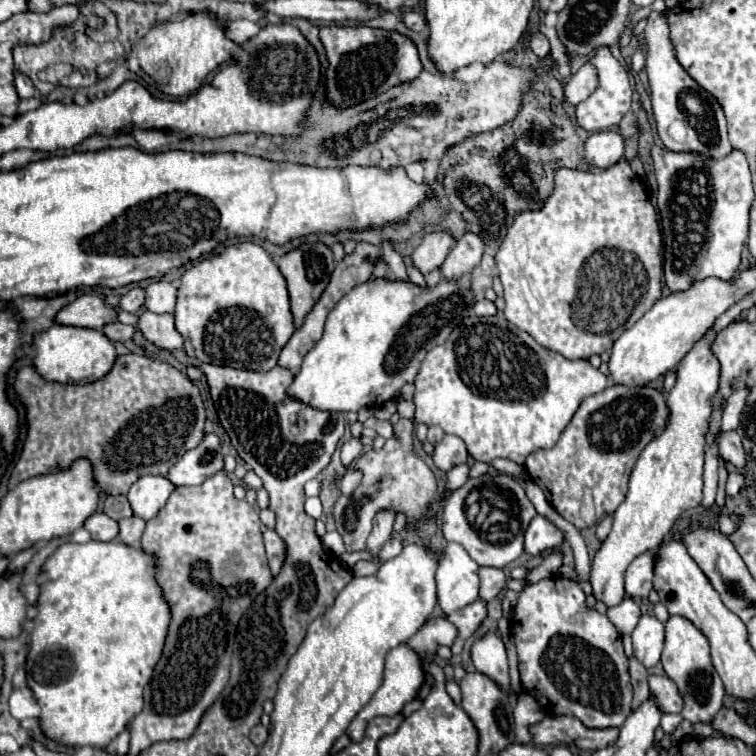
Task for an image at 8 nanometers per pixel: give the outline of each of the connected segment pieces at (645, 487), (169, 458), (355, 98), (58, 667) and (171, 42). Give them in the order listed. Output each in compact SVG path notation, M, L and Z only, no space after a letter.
M708 330L678 364L676 386L666 396L666 404L670 408L668 428L642 450L630 474L626 500L612 514L612 530L592 560L590 584L594 598L604 602L606 606L616 606L624 598L624 572L628 564L636 556L654 550L670 532L674 520L684 510L694 508L702 502L704 438L708 432L712 396L716 394L720 374L720 364L710 352L714 336L716 334Z
M118 356L114 368L104 378L82 386L44 380L34 366L24 366L16 374L14 388L26 404L28 438L24 440L20 460L10 476L10 486L50 470L64 470L72 464L72 460L86 456L94 462L96 482L106 494L126 494L140 476L166 474L184 456L184 452L196 448L196 444L204 438L206 410L196 384L168 362L152 360L148 356Z
M324 26L320 28L320 40L328 56L328 98L340 108L374 98L400 82L414 80L422 70L416 44L396 30L368 26Z
M90 540L86 544L74 544L74 542L66 542L62 544L44 564L44 574L46 574L46 582L42 584L42 592L38 598L38 616L34 618L34 632L32 632L32 644L30 644L30 652L28 652L28 686L34 692L34 698L38 700L42 712L40 712L40 726L44 730L46 736L66 744L66 746L98 746L104 748L104 744L110 744L112 738L116 738L128 724L130 720L142 712L144 708L144 700L142 700L142 692L144 686L148 684L154 666L158 664L162 650L164 650L164 642L168 636L168 626L170 626L170 608L168 602L164 598L162 588L156 582L156 572L158 572L158 558L146 550L142 550L140 546L128 546L120 540L110 540L110 542L100 542L100 540Z
M194 12L188 18L172 20L152 28L128 52L128 68L148 76L168 96L184 96L202 86L202 80L234 54L236 46L224 36L224 26L208 12Z

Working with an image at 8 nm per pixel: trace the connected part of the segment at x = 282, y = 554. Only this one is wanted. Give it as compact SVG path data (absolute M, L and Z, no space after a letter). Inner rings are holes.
M266 530L264 532L264 544L266 544L270 570L272 570L274 576L278 576L282 566L284 566L284 560L286 560L286 544L274 530Z

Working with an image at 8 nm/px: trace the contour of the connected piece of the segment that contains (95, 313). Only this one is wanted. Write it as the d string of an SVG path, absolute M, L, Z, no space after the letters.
M84 294L76 298L72 304L64 306L58 316L58 324L72 324L72 326L82 326L82 328L94 328L102 330L102 326L116 322L116 308L108 306L102 298Z

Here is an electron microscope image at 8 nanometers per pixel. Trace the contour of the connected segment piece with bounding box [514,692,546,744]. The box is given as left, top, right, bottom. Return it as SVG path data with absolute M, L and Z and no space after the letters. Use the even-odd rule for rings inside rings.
M522 692L518 696L516 702L516 710L514 710L514 718L516 718L516 740L522 744L530 744L530 732L528 726L540 722L546 716L546 712L540 708L540 704L536 704L536 700L532 700L532 696L528 696L526 692Z

